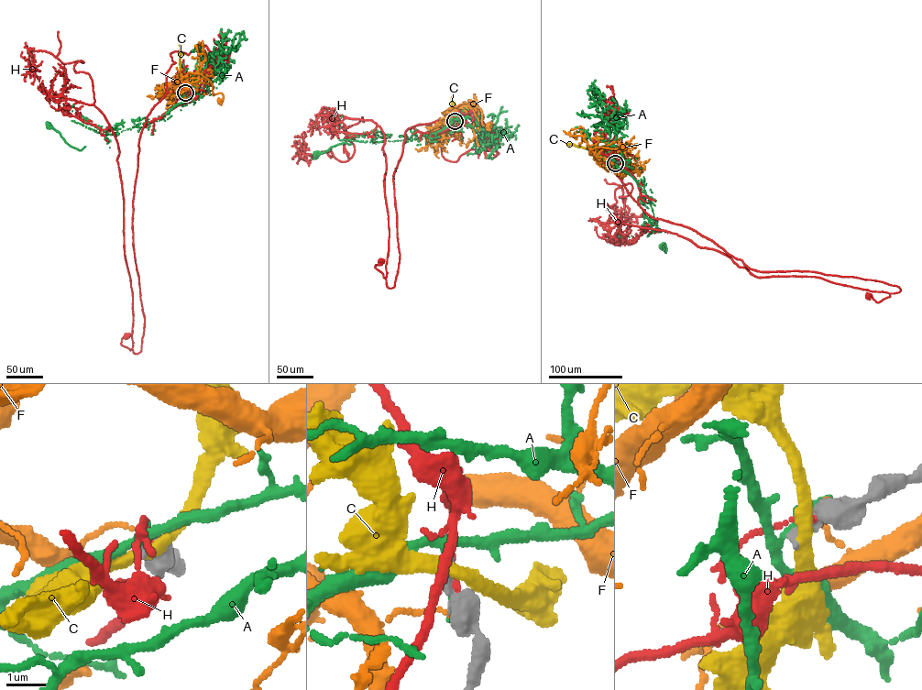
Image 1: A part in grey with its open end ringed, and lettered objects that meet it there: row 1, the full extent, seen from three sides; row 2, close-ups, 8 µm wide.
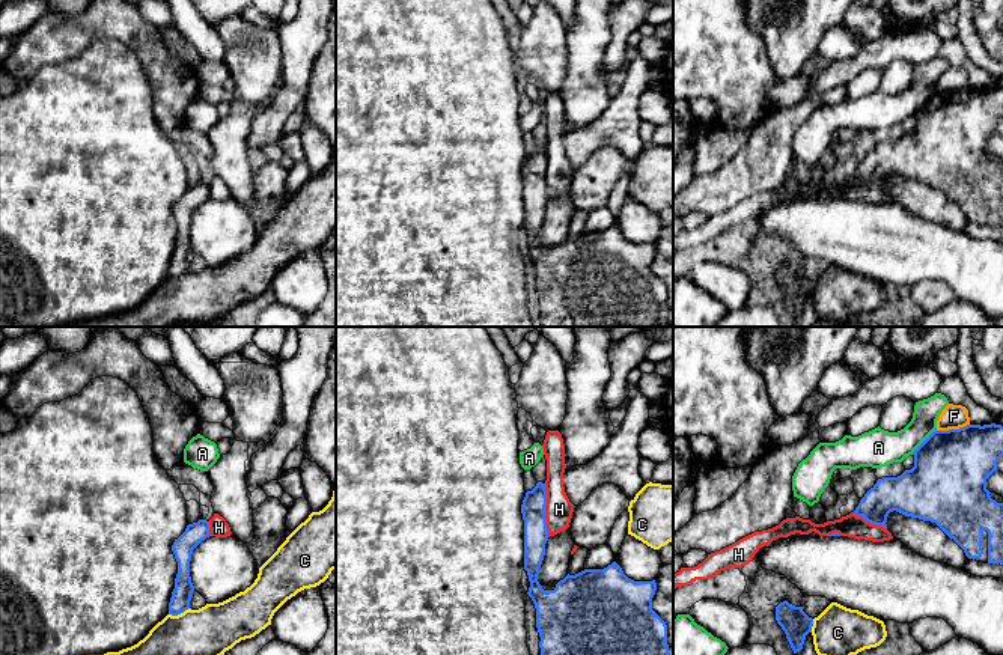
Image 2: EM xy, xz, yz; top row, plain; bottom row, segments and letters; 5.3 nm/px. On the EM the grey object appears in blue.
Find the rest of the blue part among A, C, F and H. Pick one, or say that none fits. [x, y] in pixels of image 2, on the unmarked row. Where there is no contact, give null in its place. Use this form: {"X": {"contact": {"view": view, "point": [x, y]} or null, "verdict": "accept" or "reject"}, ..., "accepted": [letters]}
{"A": {"contact": {"view": "yz", "point": [923, 104]}, "verdict": "reject"}, "C": {"contact": {"view": "xy", "point": [178, 276]}, "verdict": "reject"}, "F": {"contact": {"view": "yz", "point": [952, 92]}, "verdict": "reject"}, "H": {"contact": {"view": "xz", "point": [544, 173]}, "verdict": "reject"}, "accepted": []}

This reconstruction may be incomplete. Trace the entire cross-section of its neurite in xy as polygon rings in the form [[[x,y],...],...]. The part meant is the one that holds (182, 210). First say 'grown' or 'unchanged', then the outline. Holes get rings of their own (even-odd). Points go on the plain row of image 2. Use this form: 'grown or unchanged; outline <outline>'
unchanged; outline [[[199,182],[197,185],[188,187],[185,194],[175,202],[172,208],[178,224],[175,251],[169,265],[169,277],[172,279],[178,279],[190,271],[191,257],[194,254],[190,239],[191,217],[193,212],[209,199],[209,185],[206,182]]]

